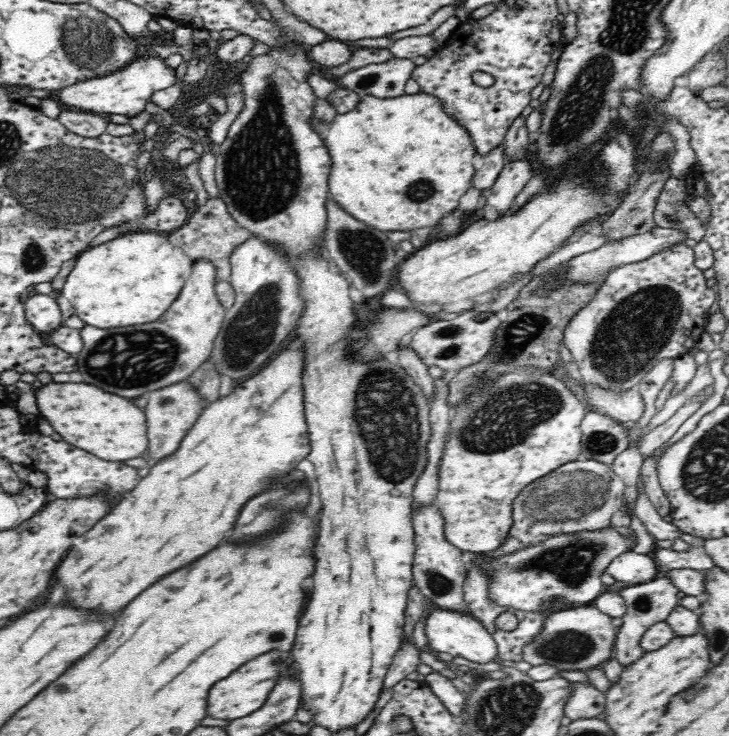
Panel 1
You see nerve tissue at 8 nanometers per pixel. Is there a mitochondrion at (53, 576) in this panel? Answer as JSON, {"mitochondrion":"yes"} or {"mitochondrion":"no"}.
{"mitochondrion":"no"}

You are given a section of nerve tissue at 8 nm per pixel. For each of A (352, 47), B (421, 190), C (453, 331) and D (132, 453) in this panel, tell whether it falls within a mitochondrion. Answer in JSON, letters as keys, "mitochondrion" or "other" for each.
{"A":"other","B":"mitochondrion","C":"mitochondrion","D":"other"}

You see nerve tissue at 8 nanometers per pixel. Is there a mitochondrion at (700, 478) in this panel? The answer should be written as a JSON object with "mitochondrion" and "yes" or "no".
{"mitochondrion":"yes"}

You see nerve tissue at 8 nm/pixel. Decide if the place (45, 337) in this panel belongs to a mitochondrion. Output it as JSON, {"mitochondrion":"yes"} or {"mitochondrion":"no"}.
{"mitochondrion":"no"}

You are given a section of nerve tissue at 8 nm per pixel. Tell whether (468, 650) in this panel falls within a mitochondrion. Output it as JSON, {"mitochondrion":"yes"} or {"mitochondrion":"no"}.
{"mitochondrion":"no"}

